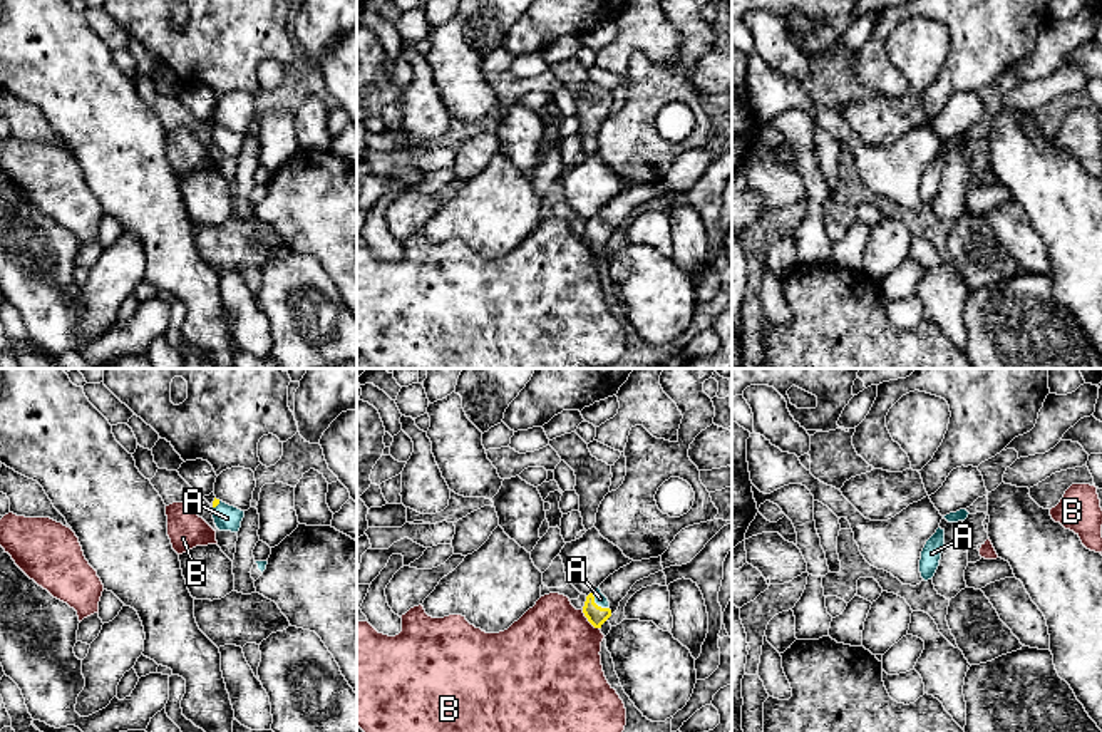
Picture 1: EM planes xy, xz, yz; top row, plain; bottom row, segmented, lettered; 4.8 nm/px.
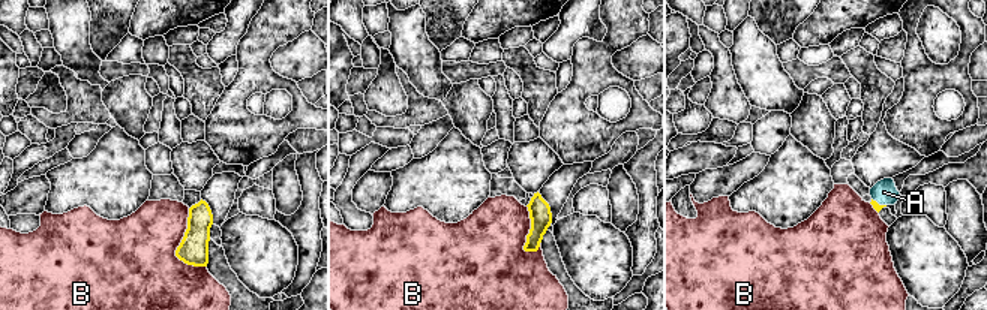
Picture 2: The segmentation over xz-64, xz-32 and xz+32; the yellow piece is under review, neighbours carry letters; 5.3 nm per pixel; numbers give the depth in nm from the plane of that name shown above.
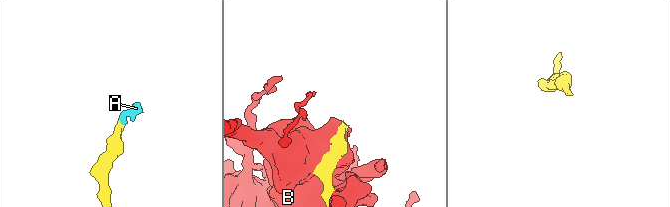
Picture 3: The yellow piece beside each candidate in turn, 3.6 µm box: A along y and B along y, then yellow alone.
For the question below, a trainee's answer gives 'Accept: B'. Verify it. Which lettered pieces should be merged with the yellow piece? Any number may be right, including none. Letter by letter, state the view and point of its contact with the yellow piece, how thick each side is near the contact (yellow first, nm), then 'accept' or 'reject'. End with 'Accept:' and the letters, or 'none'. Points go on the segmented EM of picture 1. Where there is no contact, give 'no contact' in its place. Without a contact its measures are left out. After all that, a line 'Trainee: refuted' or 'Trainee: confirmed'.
A: contact xz (597, 605); calibres 90 and 60 nm; accept
B: contact xz (588, 620); calibres 90 and 460 nm; reject
Accept: A
Trainee: refuted

